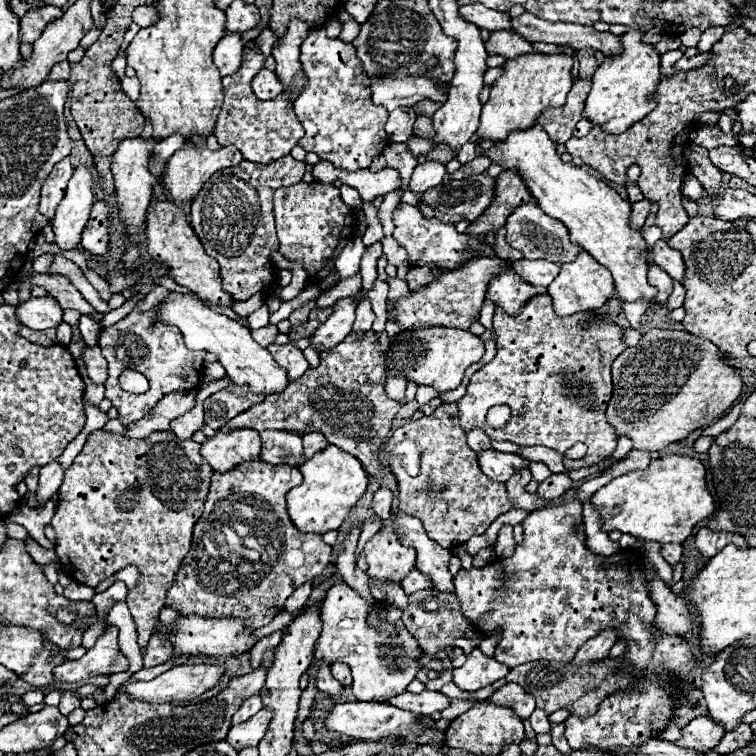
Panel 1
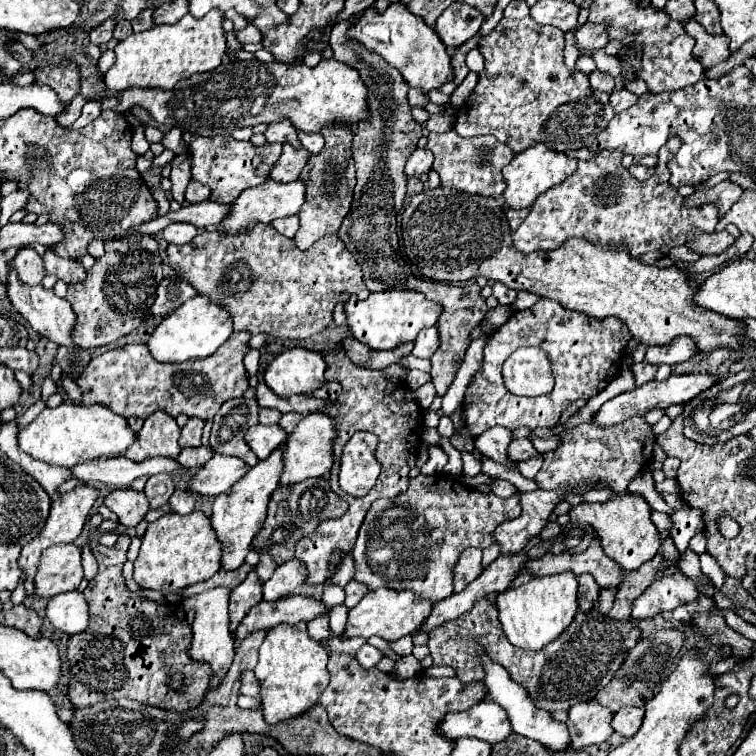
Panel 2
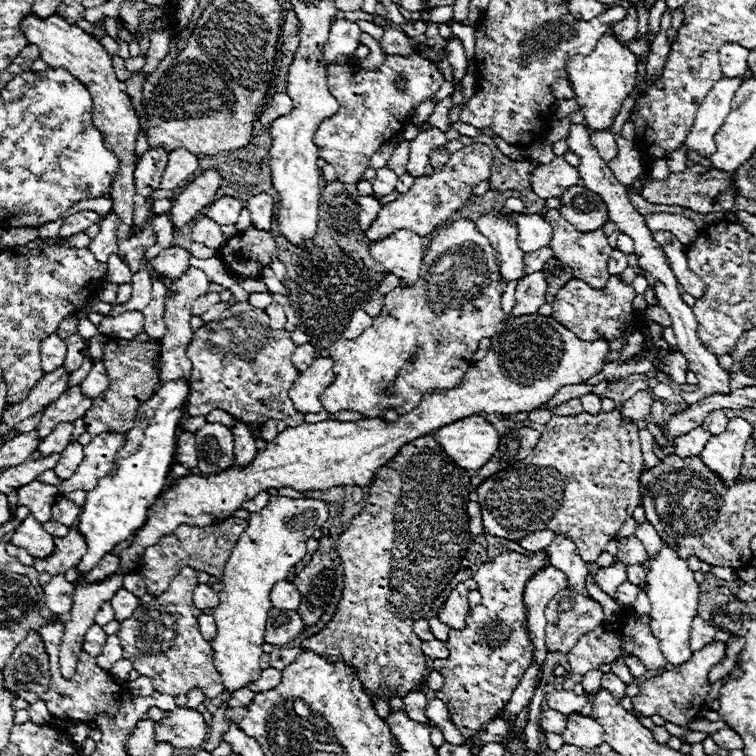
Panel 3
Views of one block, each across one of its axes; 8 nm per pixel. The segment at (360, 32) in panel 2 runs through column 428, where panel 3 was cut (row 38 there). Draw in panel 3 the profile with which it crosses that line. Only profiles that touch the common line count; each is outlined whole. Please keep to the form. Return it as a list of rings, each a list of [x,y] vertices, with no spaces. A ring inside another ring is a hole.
[[[58,14],[50,16],[48,20],[40,20],[36,16],[28,16],[20,24],[24,36],[28,38],[30,44],[36,44],[40,48],[40,60],[44,60],[52,68],[68,68],[72,76],[76,76],[88,90],[94,100],[94,110],[92,110],[92,122],[98,128],[98,132],[104,136],[104,146],[116,154],[120,160],[120,172],[116,174],[112,188],[110,188],[110,200],[112,200],[112,212],[120,218],[120,246],[118,246],[118,256],[126,262],[126,266],[132,272],[138,272],[140,262],[146,254],[146,250],[156,244],[156,234],[152,230],[142,228],[140,232],[134,232],[134,162],[136,162],[136,136],[140,132],[140,120],[138,114],[132,106],[132,100],[128,96],[126,84],[120,82],[114,74],[112,58],[106,52],[106,48],[92,40],[82,28],[76,24],[68,24],[64,18]]]

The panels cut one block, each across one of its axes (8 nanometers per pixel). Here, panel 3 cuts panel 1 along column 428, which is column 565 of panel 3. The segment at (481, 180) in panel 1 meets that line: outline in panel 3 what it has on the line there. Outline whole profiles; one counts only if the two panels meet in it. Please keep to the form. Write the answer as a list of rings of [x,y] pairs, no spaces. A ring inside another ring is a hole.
[[[584,186],[568,188],[568,192],[560,196],[560,202],[562,202],[562,206],[558,208],[560,214],[580,232],[602,228],[604,222],[608,220],[604,200]]]

